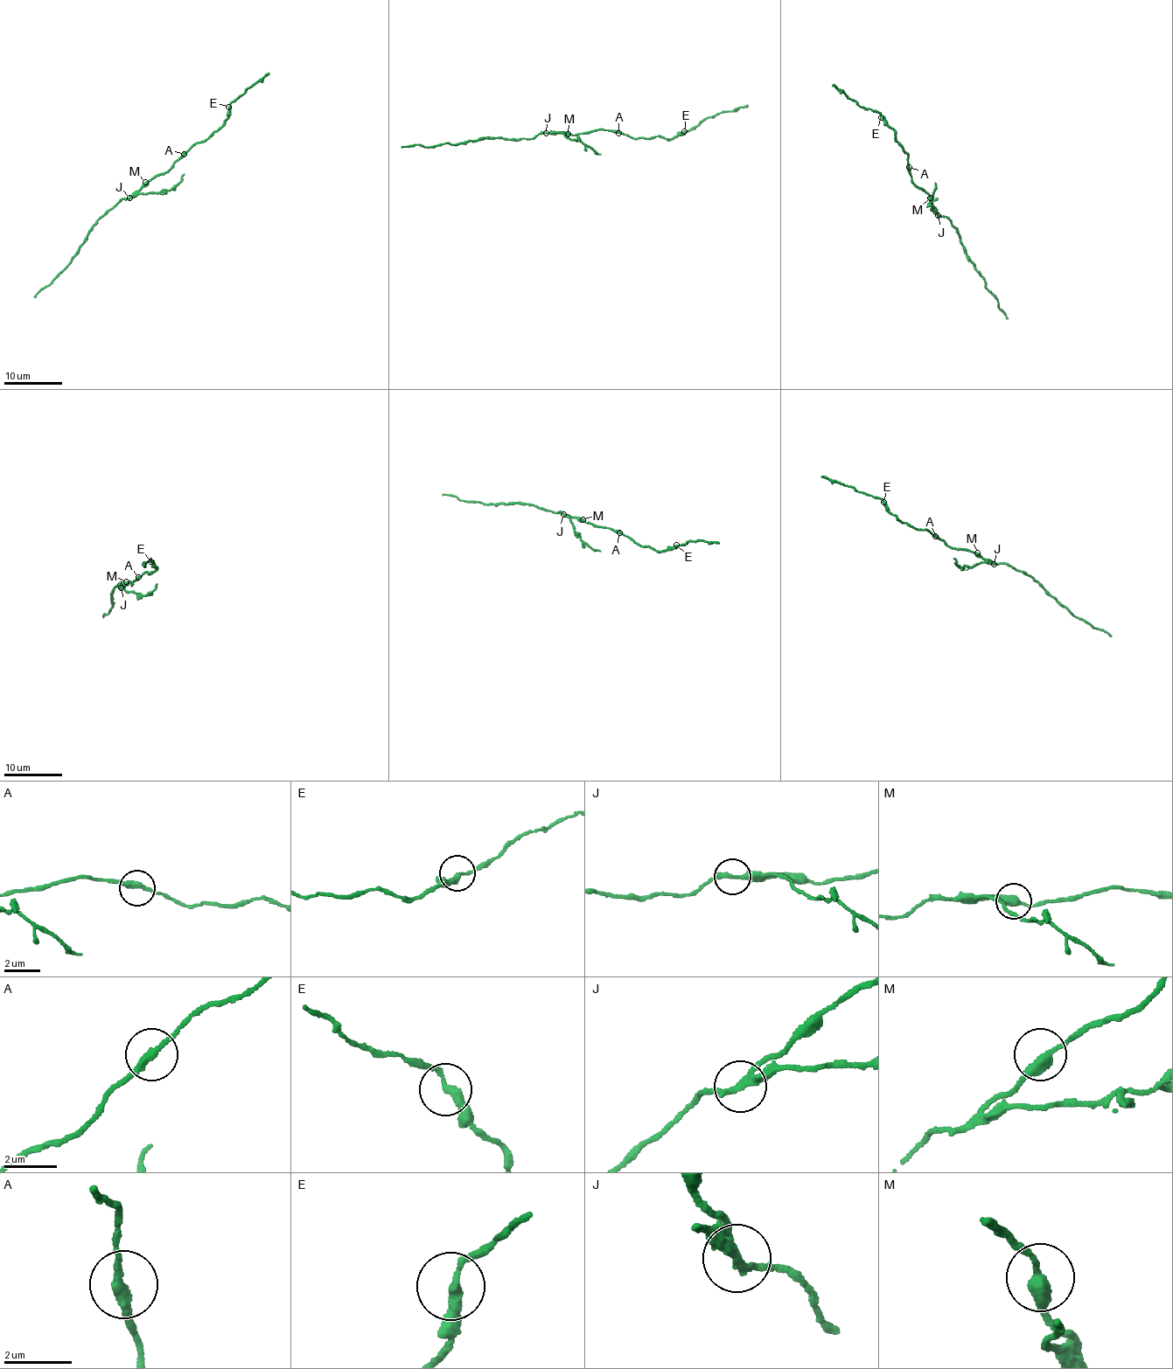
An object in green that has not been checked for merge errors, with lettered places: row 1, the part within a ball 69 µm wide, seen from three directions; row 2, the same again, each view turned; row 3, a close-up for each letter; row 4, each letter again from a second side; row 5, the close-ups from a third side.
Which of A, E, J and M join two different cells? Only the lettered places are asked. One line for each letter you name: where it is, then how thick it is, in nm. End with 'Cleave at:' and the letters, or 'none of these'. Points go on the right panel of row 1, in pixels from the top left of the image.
J: Place: (938, 215). Thickness 240 nm
Cleave at: J

